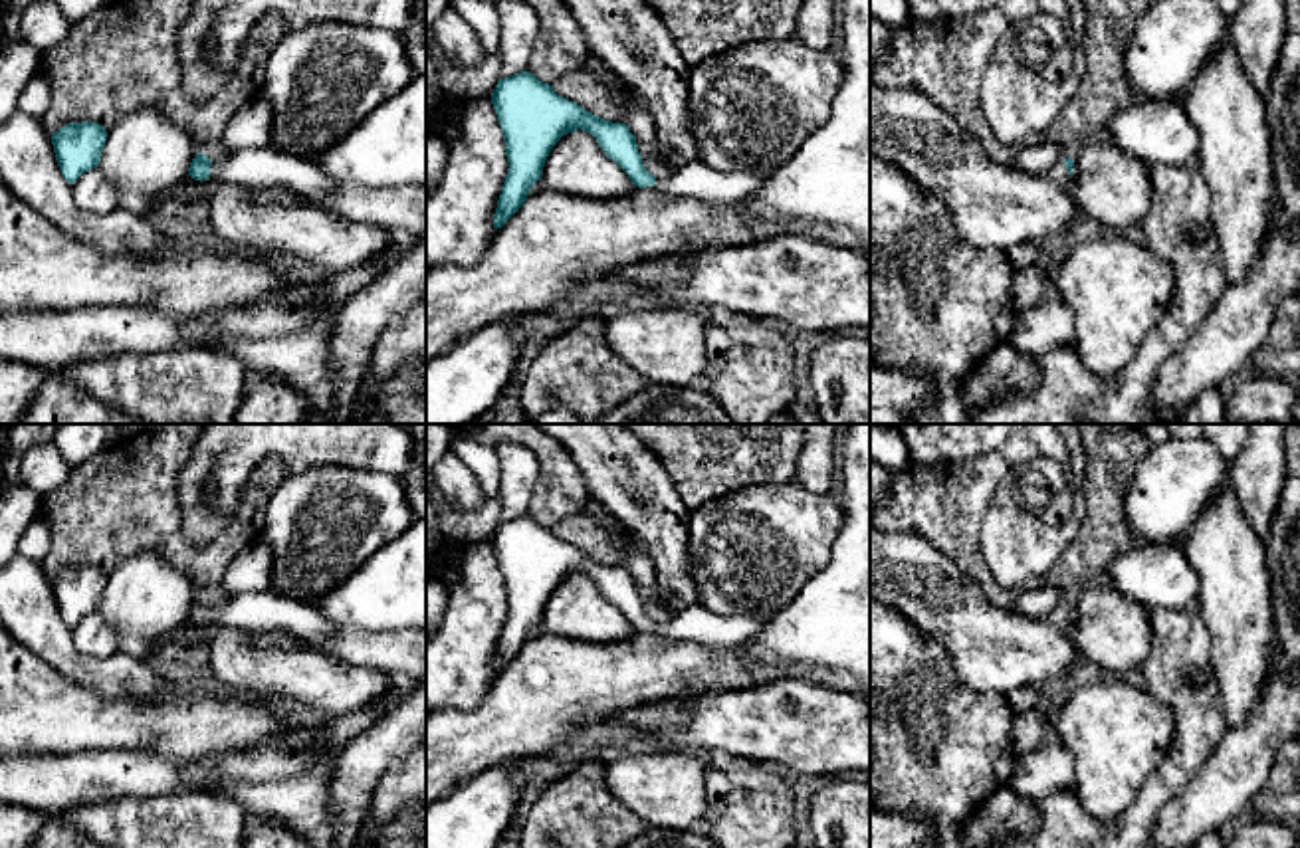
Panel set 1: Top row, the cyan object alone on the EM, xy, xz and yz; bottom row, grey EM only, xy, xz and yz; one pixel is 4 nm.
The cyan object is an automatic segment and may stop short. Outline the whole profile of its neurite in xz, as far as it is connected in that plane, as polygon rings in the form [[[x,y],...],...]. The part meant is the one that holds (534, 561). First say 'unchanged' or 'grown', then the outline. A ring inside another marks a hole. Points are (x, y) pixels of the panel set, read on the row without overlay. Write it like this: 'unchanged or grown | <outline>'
grown | [[[521,515],[499,523],[491,547],[501,569],[509,606],[501,630],[493,672],[501,672],[527,644],[551,592],[577,573],[591,577],[604,598],[614,604],[634,630],[654,630],[670,640],[696,640],[704,646],[739,646],[757,636],[771,618],[759,614],[717,616],[694,604],[668,620],[652,620],[638,596],[636,581],[624,567],[604,565],[581,549],[557,539],[553,529]]]

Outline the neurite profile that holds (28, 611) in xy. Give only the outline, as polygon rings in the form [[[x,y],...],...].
[[[18,553],[0,567],[0,622],[46,664],[105,697],[149,699],[186,682],[174,676],[168,684],[159,668],[123,652],[79,654],[73,628],[57,610],[52,581]]]

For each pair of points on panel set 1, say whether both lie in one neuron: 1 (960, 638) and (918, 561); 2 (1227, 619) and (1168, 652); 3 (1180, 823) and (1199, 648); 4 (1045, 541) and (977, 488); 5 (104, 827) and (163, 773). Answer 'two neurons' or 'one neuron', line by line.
1: one neuron
2: two neurons
3: two neurons
4: two neurons
5: two neurons

